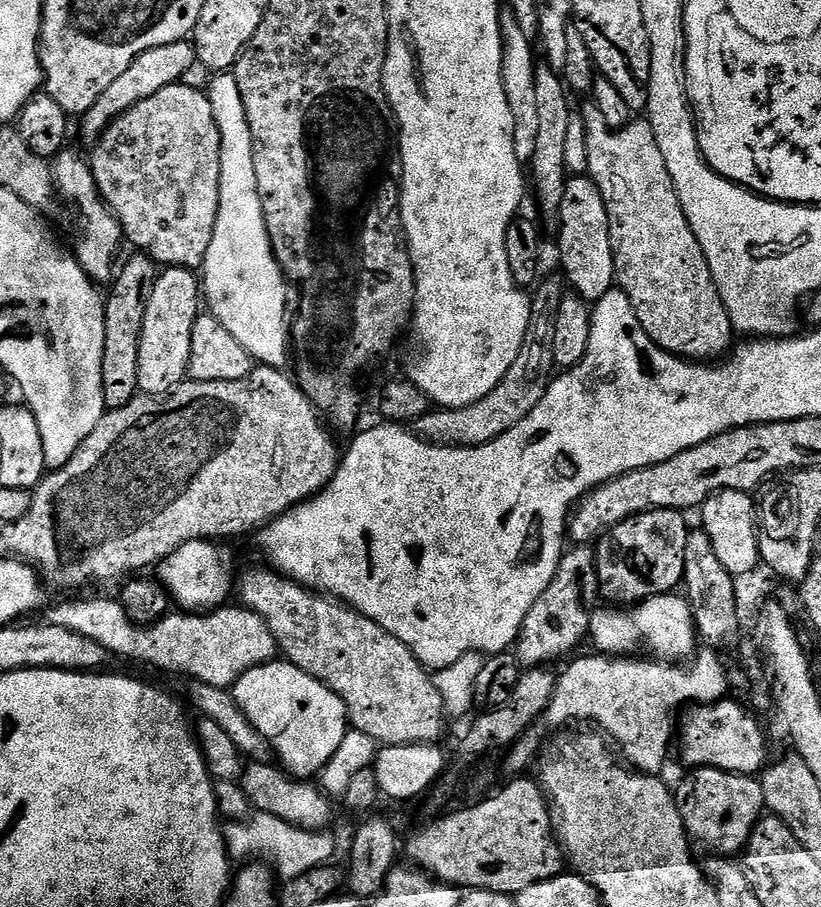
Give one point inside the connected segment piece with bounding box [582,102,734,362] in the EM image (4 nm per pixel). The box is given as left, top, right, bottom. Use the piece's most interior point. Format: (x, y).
(659, 266)

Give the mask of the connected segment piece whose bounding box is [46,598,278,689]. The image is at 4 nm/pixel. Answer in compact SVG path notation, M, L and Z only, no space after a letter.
M119 599L112 600L70 600L66 604L56 604L47 609L47 623L62 626L62 630L74 630L92 641L98 642L113 657L121 656L124 660L137 660L140 664L149 664L152 668L161 668L164 672L185 672L192 680L201 680L210 686L231 689L251 668L271 664L277 659L278 649L270 626L262 622L258 614L243 606L228 608L221 606L203 614L189 614L184 610L169 611L157 624L135 624L122 610Z

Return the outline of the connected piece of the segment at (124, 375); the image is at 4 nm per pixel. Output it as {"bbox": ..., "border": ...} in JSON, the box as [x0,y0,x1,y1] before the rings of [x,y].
{"bbox":[102,254,158,410],"border":[[[132,254],[115,273],[112,293],[104,300],[106,342],[102,350],[102,394],[104,407],[111,410],[129,404],[140,392],[138,386],[138,342],[142,338],[142,321],[146,319],[146,302],[158,275],[156,261],[143,254]]]}

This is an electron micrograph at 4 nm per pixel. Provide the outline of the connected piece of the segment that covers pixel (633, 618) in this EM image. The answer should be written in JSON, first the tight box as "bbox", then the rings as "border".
{"bbox":[588,594,698,662],"border":[[[680,594],[655,596],[635,606],[597,607],[590,618],[588,636],[596,643],[595,651],[605,656],[628,658],[643,653],[640,651],[645,648],[648,651],[645,653],[651,654],[660,662],[687,661],[697,651],[696,644],[698,645],[692,606]]]}

